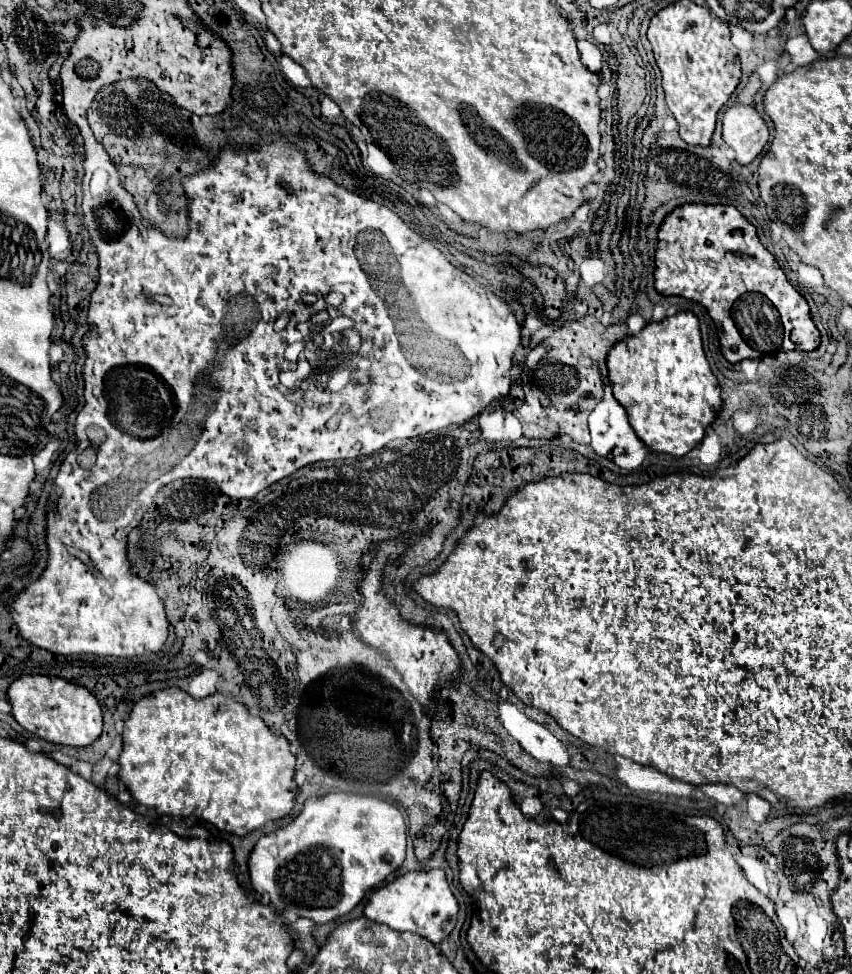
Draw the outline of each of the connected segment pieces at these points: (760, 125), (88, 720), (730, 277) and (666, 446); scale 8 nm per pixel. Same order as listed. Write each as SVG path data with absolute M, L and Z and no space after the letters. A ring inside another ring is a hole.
M733 104L723 112L723 140L737 152L739 164L749 164L763 152L769 126L755 106Z
M21 676L9 688L9 702L15 720L31 734L65 746L89 746L101 736L103 712L97 698L83 686L57 676Z
M685 204L685 206L679 206L675 208L667 218L665 222L661 224L661 230L659 230L659 244L657 244L657 254L655 254L655 288L659 294L665 294L665 296L683 296L687 300L693 300L693 302L699 302L703 304L713 322L717 324L717 330L719 330L719 342L721 342L721 352L725 356L725 360L729 364L737 364L741 360L755 360L755 358L763 358L767 354L777 354L779 350L805 350L805 352L811 352L819 346L819 330L815 328L813 320L811 320L811 312L809 312L809 304L807 300L789 284L785 272L779 268L779 264L775 262L775 258L769 254L769 250L759 242L757 238L757 232L755 232L755 226L749 224L737 208L733 206L723 206L723 204Z
M679 312L663 322L649 322L637 336L617 342L607 358L613 396L627 410L635 434L653 450L671 456L689 454L717 418L723 400L713 376L693 312Z

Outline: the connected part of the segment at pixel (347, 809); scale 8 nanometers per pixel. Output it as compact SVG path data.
M329 792L319 798L309 798L301 814L287 826L259 838L249 858L249 874L255 892L269 892L271 906L277 912L287 908L297 910L299 916L311 918L315 924L331 922L349 914L369 890L393 874L405 860L407 832L399 808L375 796Z

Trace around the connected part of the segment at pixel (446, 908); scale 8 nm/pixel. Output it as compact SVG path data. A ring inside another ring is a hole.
M439 868L415 870L397 876L393 882L387 882L385 886L377 888L365 906L365 916L369 920L387 924L393 930L413 932L417 936L427 938L433 944L439 944L445 936L451 934L457 922L457 912L459 912L459 904L447 884L445 872Z

